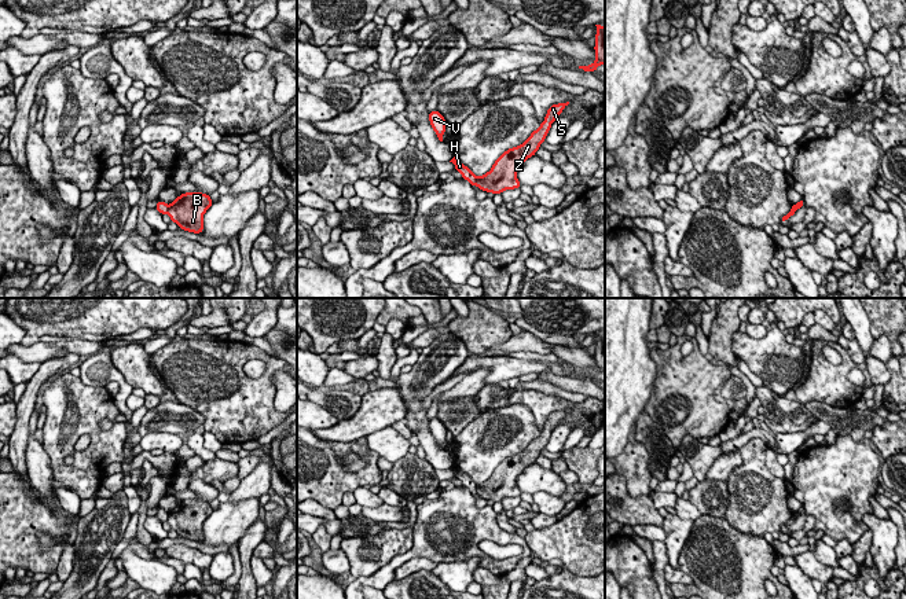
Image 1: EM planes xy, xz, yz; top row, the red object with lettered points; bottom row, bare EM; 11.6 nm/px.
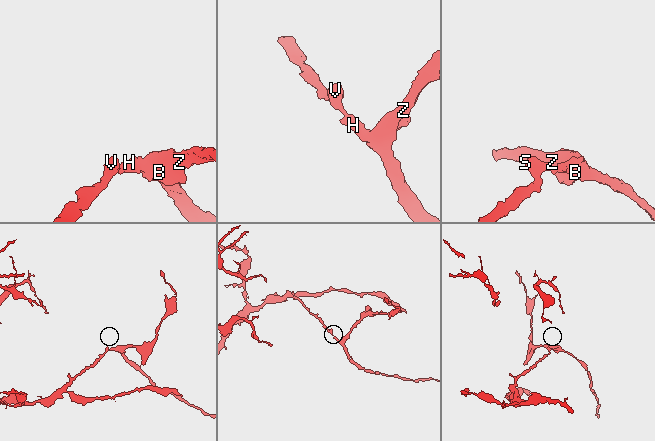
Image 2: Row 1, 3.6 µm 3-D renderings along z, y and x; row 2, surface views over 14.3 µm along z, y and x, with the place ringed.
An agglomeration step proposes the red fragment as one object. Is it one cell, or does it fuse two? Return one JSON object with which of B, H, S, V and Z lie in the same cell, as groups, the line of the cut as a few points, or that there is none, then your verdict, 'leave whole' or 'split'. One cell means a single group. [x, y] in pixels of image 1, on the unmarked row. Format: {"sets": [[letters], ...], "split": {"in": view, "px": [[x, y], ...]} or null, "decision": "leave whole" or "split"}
{"sets": [["B", "S", "Z"], ["H", "V"]], "split": {"in": "xy", "px": [[169, 513], [167, 520]]}, "decision": "split"}

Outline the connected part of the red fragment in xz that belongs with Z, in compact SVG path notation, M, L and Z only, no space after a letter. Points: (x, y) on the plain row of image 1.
M557 411L549 415L544 429L531 441L531 444L520 453L506 457L492 473L491 478L477 485L477 495L485 500L502 501L505 497L516 497L521 495L517 486L517 477L531 464L536 462L540 452L551 436L551 431L569 412Z

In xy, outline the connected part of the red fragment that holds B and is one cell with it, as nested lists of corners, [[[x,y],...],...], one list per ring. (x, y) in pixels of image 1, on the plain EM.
[[[186,500],[169,512],[168,523],[179,536],[192,541],[202,541],[203,522],[212,512],[213,508],[208,501]]]

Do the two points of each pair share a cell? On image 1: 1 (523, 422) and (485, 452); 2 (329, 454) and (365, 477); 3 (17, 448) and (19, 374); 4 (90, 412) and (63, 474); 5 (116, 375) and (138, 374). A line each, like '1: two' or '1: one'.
1: one
2: one
3: two
4: one
5: two

